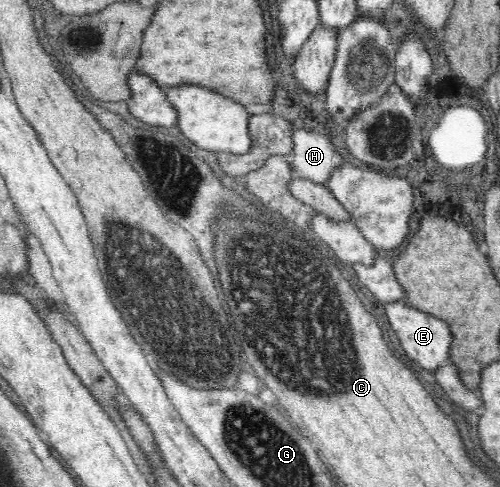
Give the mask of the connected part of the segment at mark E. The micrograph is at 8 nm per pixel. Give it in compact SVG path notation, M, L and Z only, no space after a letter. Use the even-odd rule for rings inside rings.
M403 301L389 303L385 306L387 310L386 314L393 324L393 330L397 332L403 348L407 350L407 356L415 362L419 362L423 368L427 368L430 371L435 371L441 366L452 364L448 360L448 352L450 351L450 345L452 332L449 331L449 326L441 319L435 318L433 315L429 315L426 312L420 311L415 307L409 307L409 305Z

